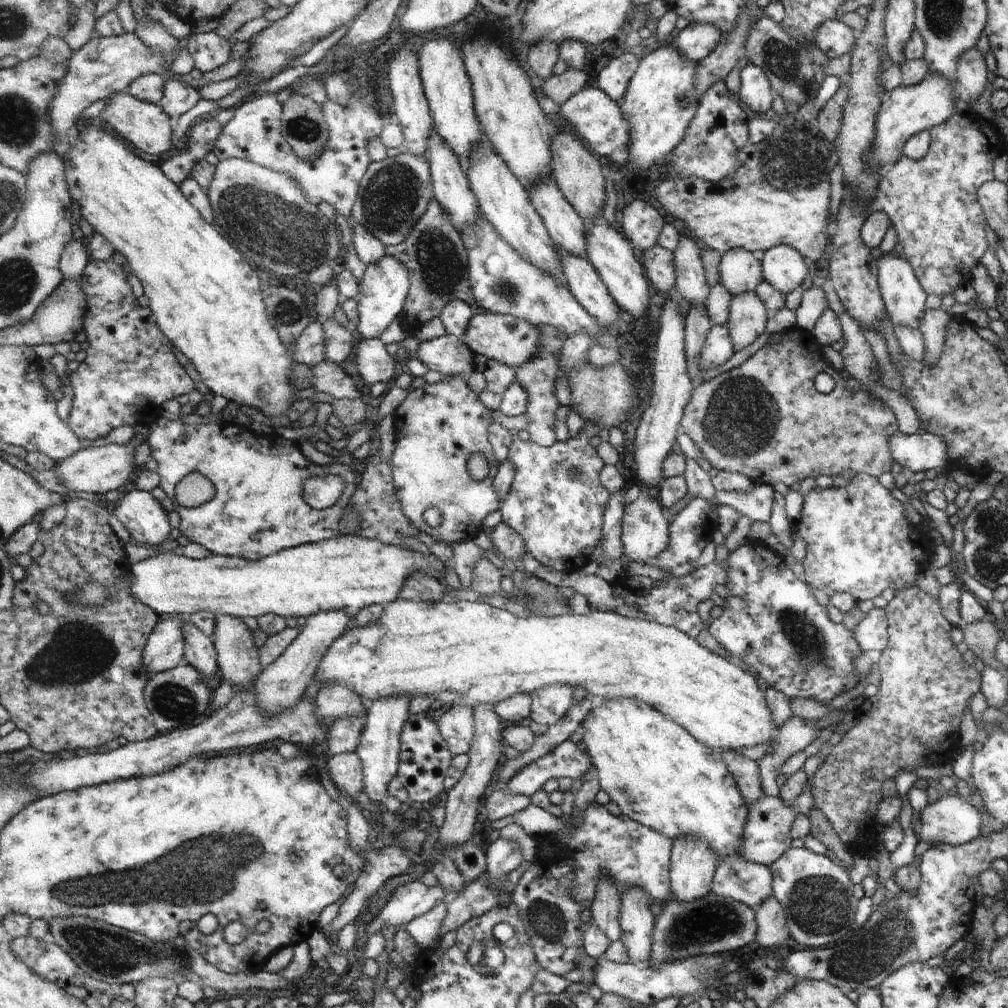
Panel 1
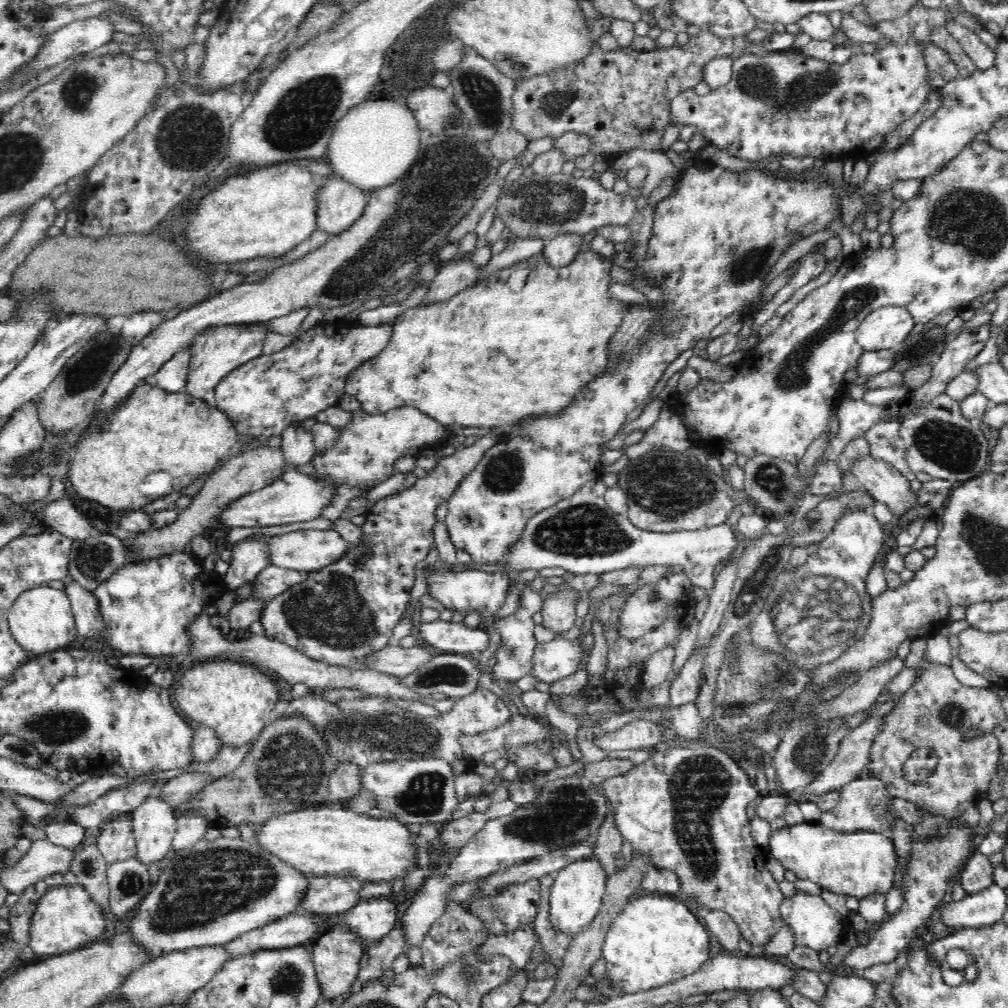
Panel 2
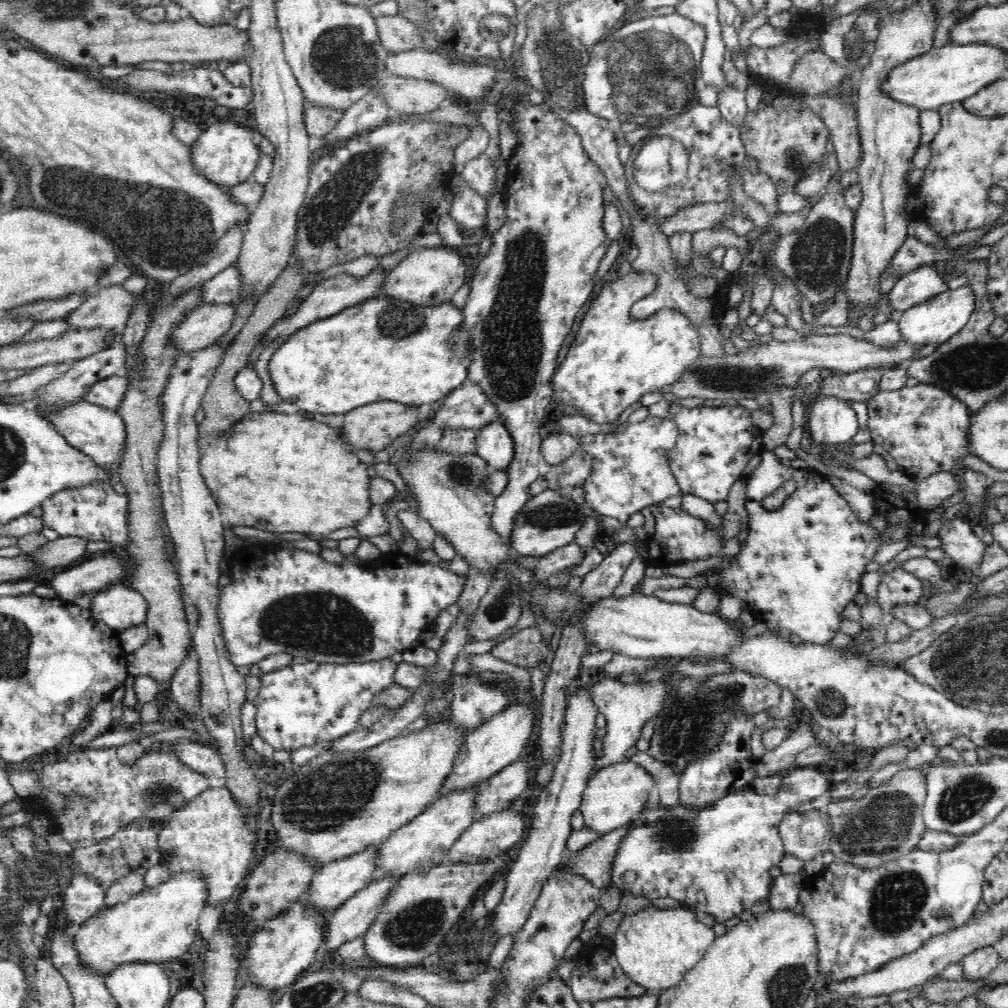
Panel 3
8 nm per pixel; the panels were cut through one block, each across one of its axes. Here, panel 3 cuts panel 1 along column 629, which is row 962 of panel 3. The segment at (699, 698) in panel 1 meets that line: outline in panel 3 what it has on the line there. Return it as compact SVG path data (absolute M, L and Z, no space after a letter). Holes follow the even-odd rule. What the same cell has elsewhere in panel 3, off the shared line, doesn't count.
M650 905L626 916L614 936L614 954L630 981L649 993L660 993L676 986L684 976L704 958L714 943L711 927L696 919L696 913L681 906L678 909L660 909Z

